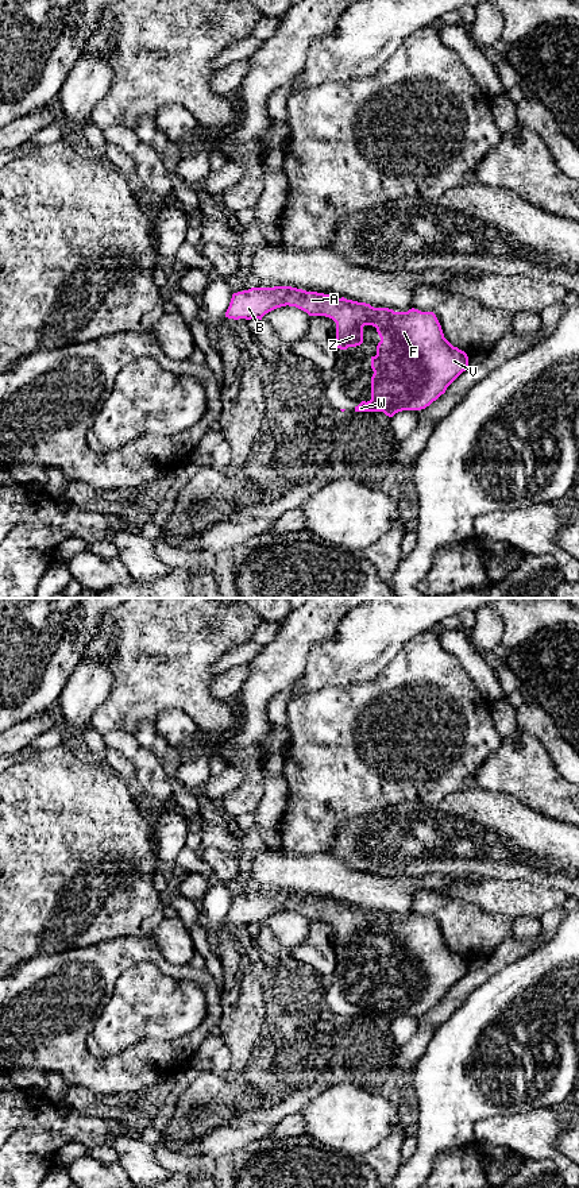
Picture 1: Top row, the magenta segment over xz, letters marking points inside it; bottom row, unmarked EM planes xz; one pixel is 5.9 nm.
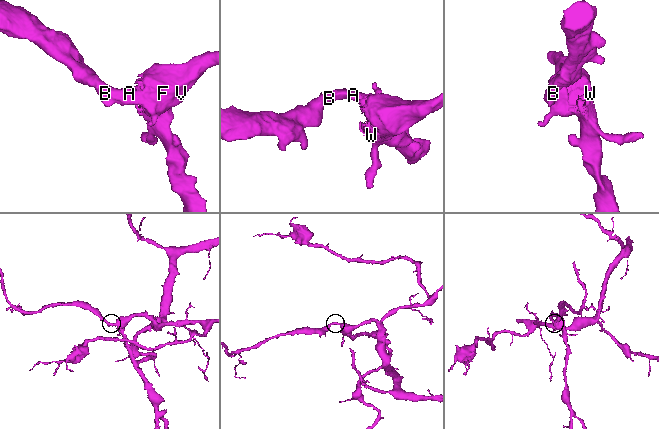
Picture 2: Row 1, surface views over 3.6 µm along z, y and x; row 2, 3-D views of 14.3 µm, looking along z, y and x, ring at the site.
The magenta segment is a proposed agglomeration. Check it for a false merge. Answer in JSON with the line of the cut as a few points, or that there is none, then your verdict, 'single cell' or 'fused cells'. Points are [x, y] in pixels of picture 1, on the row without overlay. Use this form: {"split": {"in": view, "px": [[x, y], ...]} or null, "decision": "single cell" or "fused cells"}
{"split": null, "decision": "single cell"}

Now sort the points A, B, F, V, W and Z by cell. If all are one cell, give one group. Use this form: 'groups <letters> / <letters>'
groups A B F V W Z

